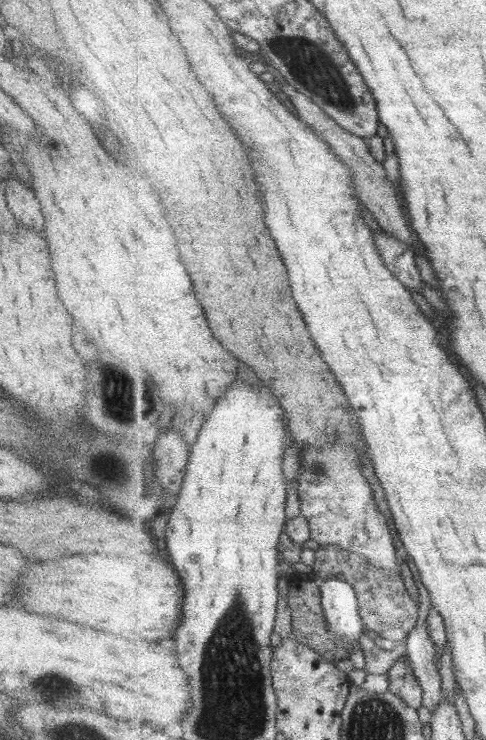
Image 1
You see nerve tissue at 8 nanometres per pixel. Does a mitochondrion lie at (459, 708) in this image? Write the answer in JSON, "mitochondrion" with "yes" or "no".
{"mitochondrion":"no"}

